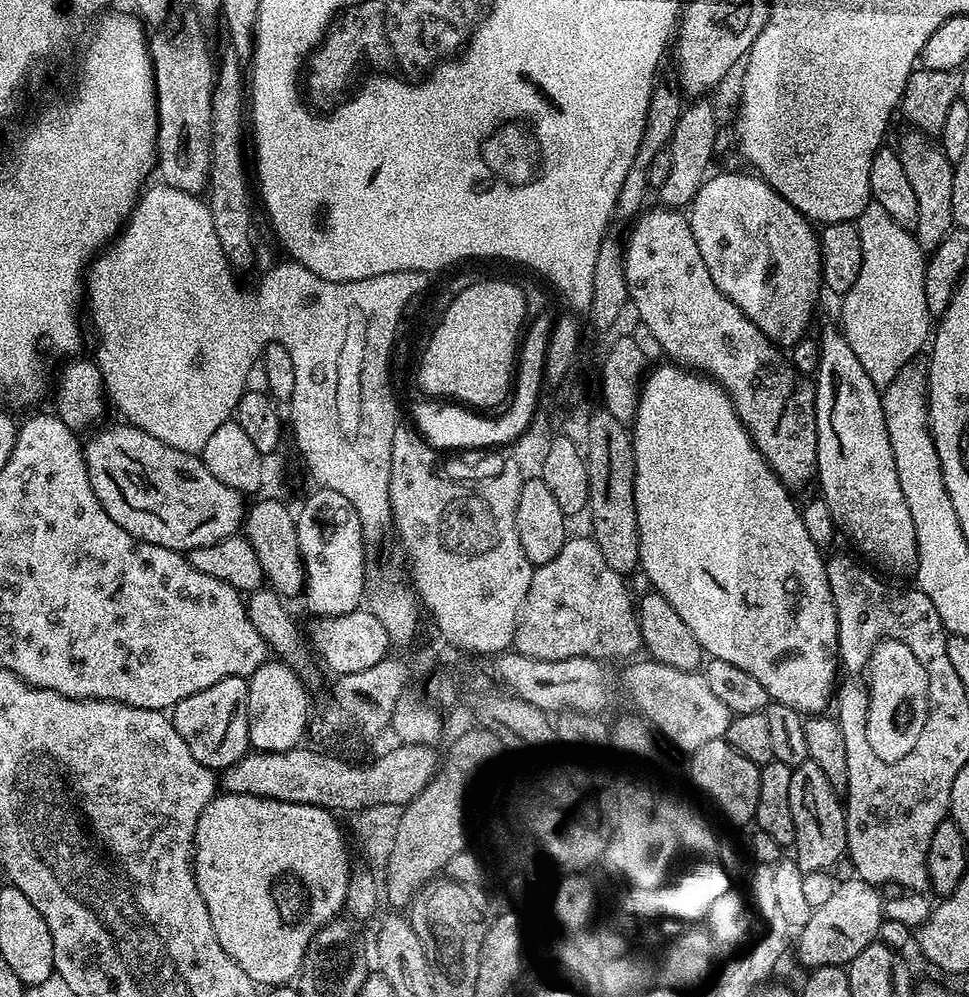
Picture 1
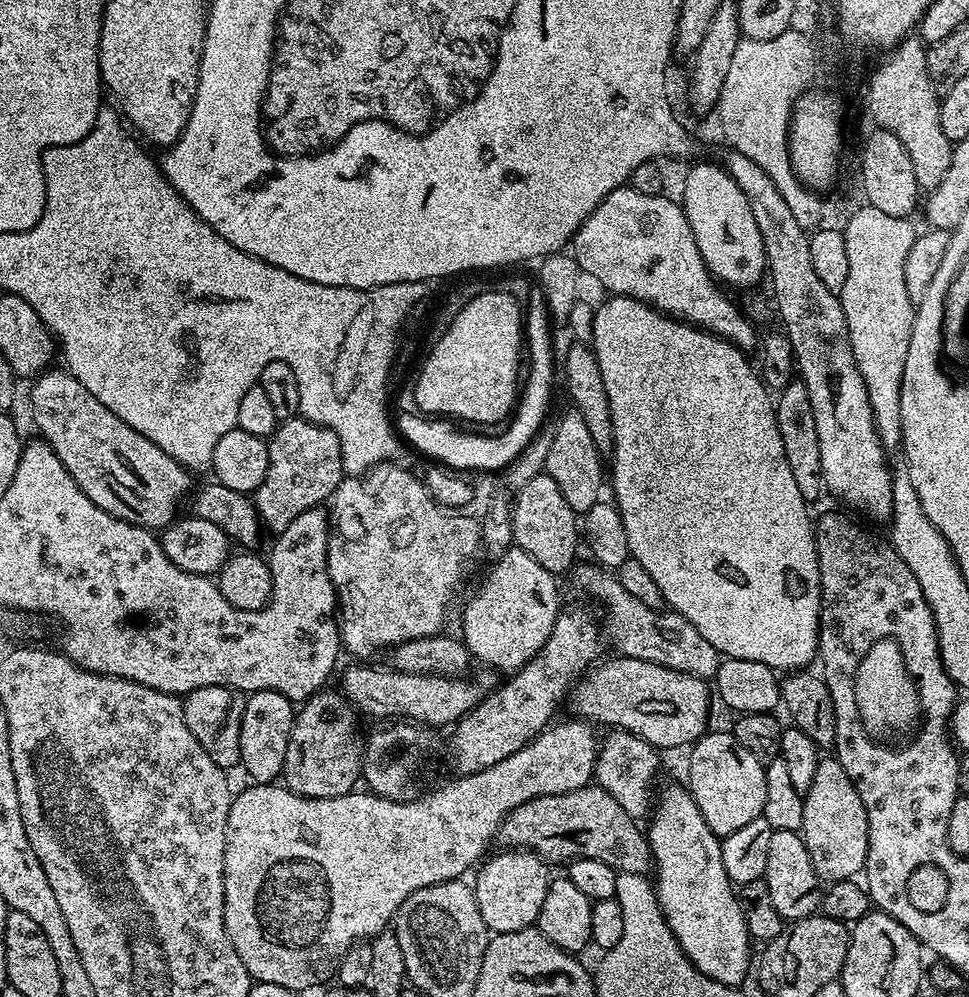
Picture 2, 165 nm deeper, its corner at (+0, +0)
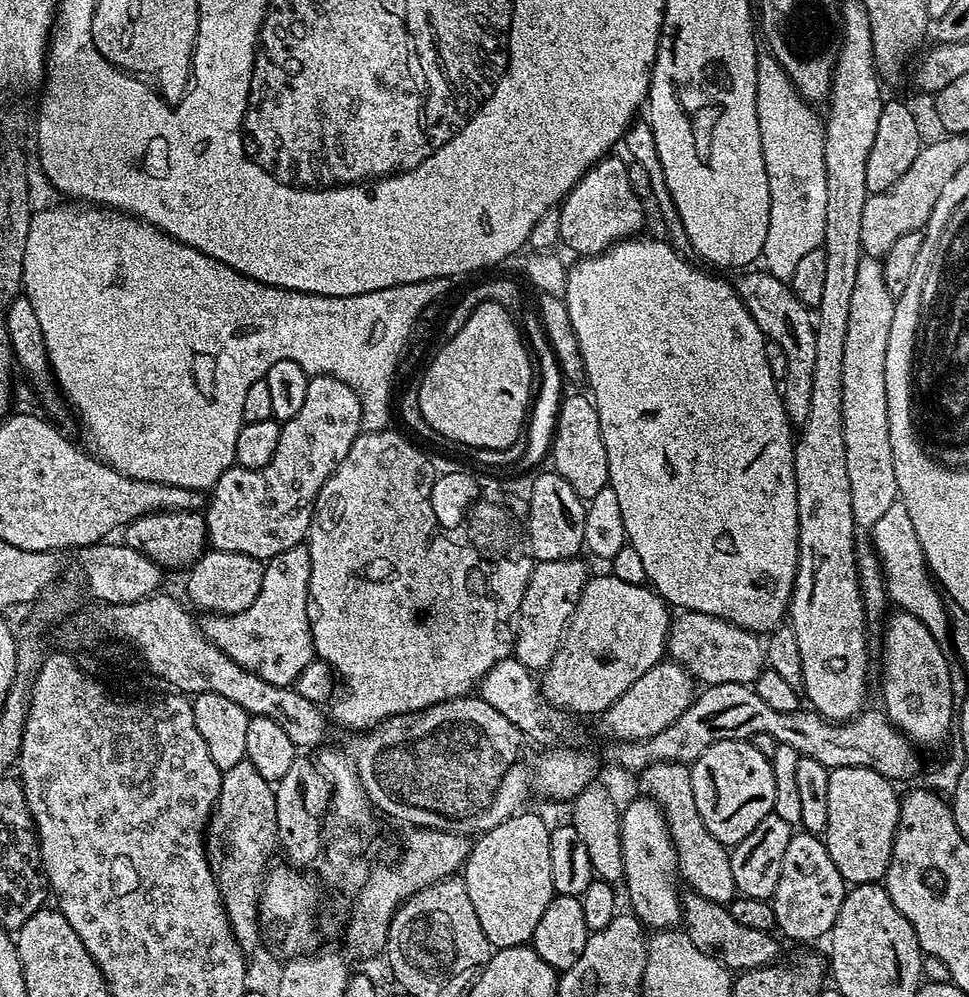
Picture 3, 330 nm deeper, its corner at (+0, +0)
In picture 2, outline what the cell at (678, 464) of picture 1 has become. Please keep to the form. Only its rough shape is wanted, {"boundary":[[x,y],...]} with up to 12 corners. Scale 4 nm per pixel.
{"boundary":[[593,314],[631,559],[721,657],[820,646],[816,529],[745,349]]}

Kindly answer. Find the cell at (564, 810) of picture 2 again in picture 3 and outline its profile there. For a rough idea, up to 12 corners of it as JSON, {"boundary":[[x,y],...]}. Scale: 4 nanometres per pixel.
{"boundary":[[691,890],[682,924],[702,954],[729,970],[779,957],[772,932],[734,922]]}

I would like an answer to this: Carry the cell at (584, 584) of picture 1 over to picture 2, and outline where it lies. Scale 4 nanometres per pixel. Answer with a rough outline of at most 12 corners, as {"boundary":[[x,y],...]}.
{"boundary":[[589,563],[576,584],[608,611],[619,655],[715,677],[722,657],[686,618],[642,606]]}

